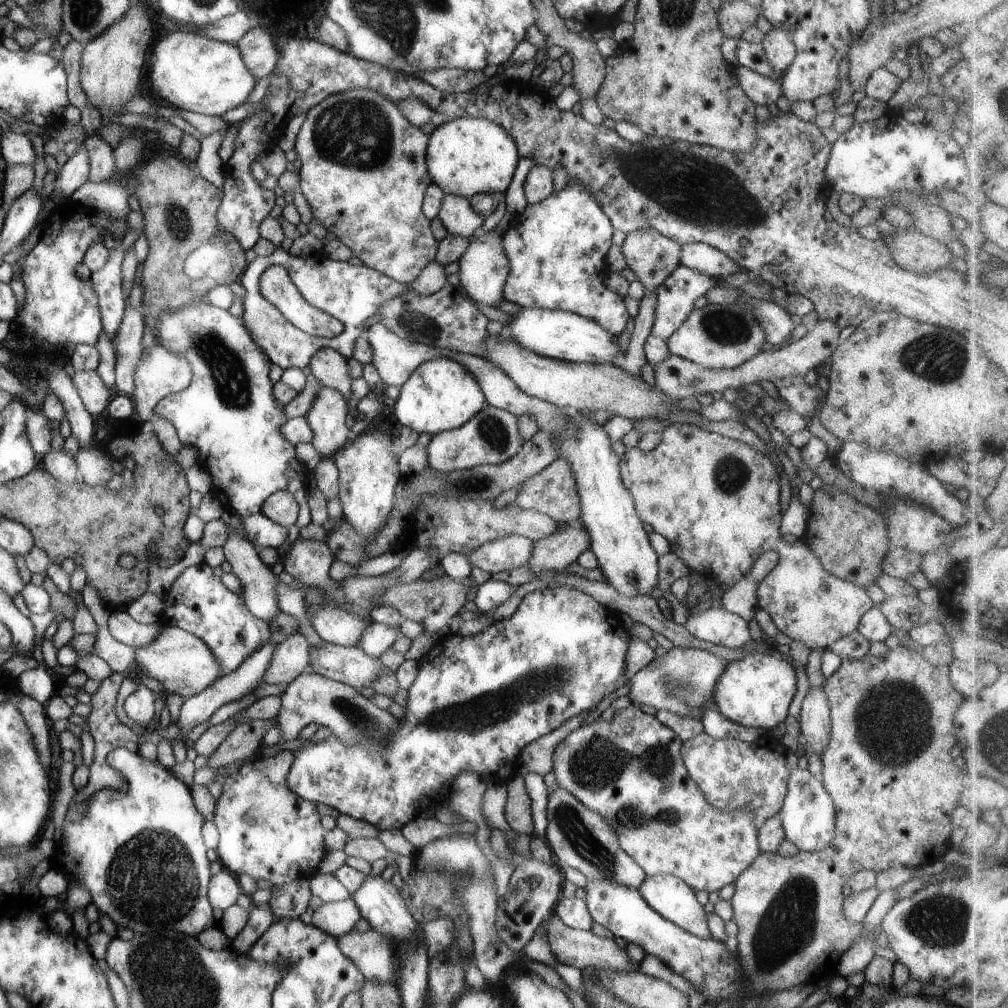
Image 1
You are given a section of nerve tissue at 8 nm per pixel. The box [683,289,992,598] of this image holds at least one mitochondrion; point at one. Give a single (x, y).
(938, 358)

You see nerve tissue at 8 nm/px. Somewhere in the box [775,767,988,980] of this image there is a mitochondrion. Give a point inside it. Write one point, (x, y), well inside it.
(943, 921)

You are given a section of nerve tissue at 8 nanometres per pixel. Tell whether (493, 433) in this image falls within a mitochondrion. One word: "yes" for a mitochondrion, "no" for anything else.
yes

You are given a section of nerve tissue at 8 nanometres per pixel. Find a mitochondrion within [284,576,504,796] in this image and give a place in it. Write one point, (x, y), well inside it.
(368, 728)

